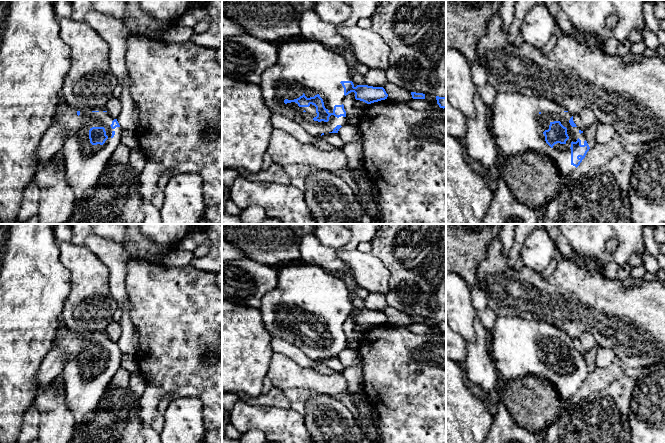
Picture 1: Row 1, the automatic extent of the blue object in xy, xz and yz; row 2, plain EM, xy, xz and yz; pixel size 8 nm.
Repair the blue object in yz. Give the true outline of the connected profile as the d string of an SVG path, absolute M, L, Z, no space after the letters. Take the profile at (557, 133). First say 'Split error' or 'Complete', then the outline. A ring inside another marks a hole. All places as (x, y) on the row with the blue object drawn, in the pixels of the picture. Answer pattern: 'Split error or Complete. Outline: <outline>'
Split error. Outline: M497 93L491 109L491 133L501 154L512 157L525 152L542 153L555 163L564 181L570 178L590 149L583 131L574 123L572 114L549 99Z

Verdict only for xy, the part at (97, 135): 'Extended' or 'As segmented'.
Extended

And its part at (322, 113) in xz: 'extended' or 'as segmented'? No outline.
extended

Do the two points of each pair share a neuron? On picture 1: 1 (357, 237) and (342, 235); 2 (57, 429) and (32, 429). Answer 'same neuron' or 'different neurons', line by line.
1: different neurons
2: different neurons

